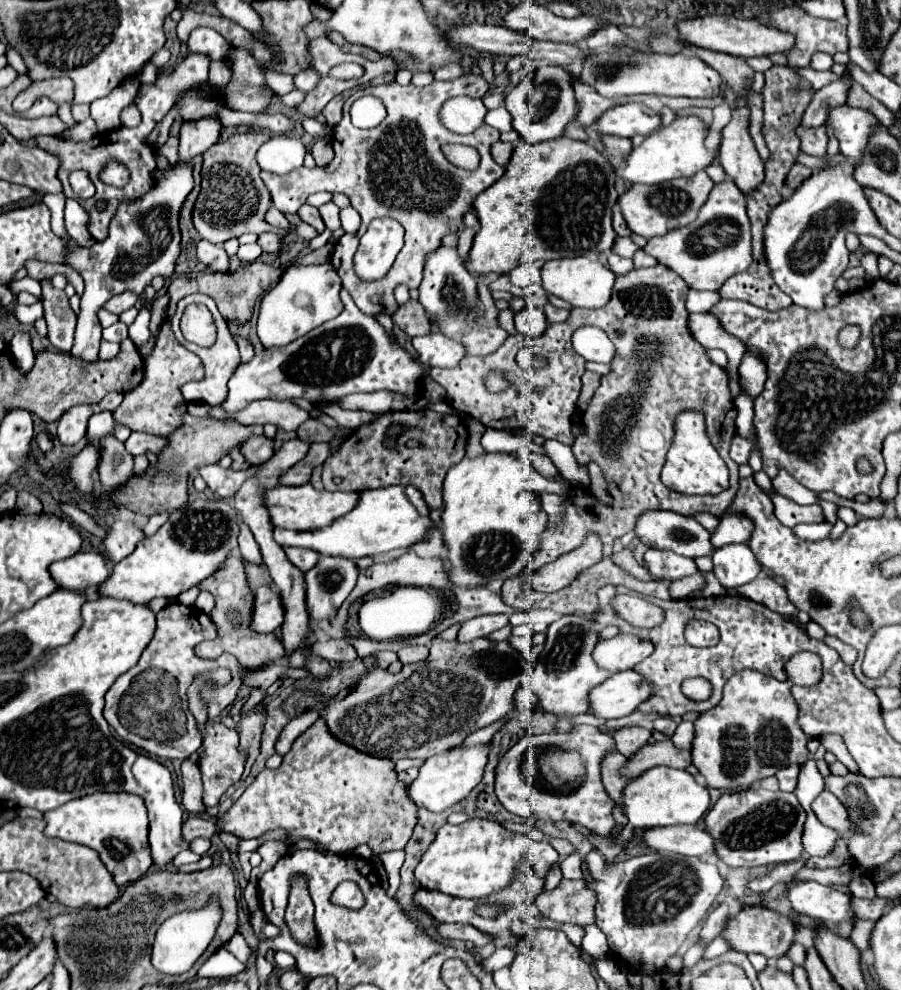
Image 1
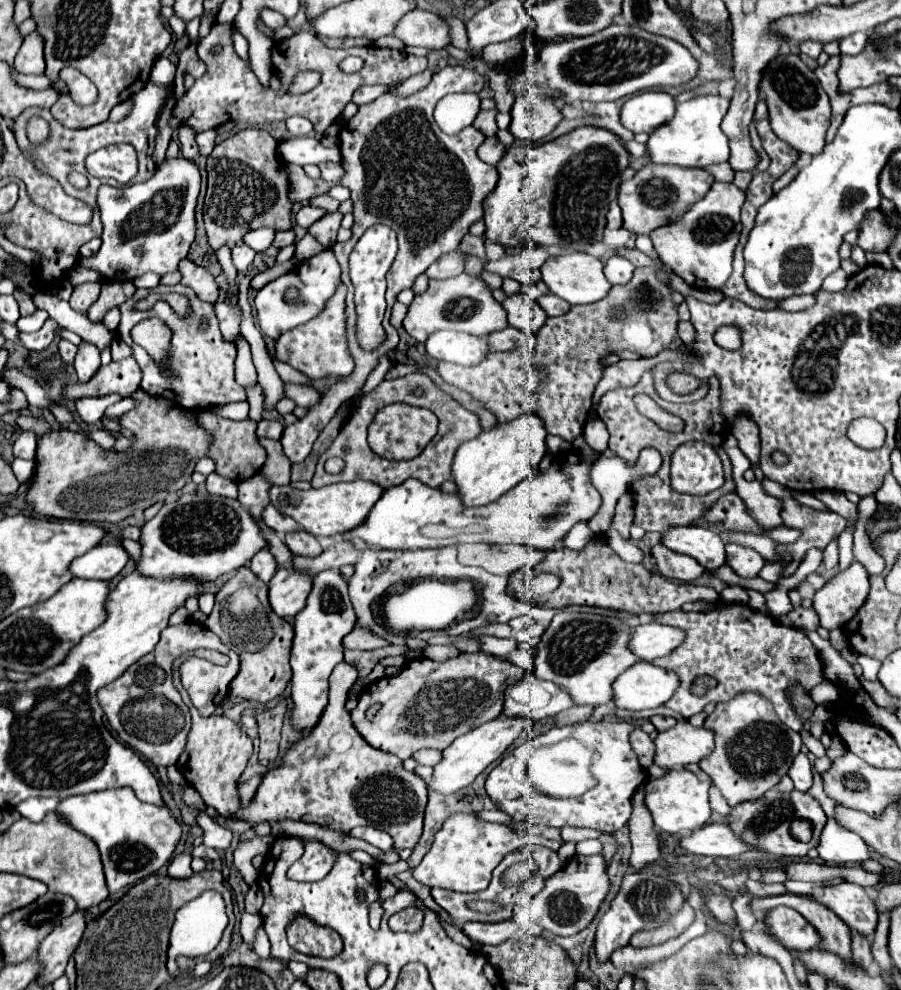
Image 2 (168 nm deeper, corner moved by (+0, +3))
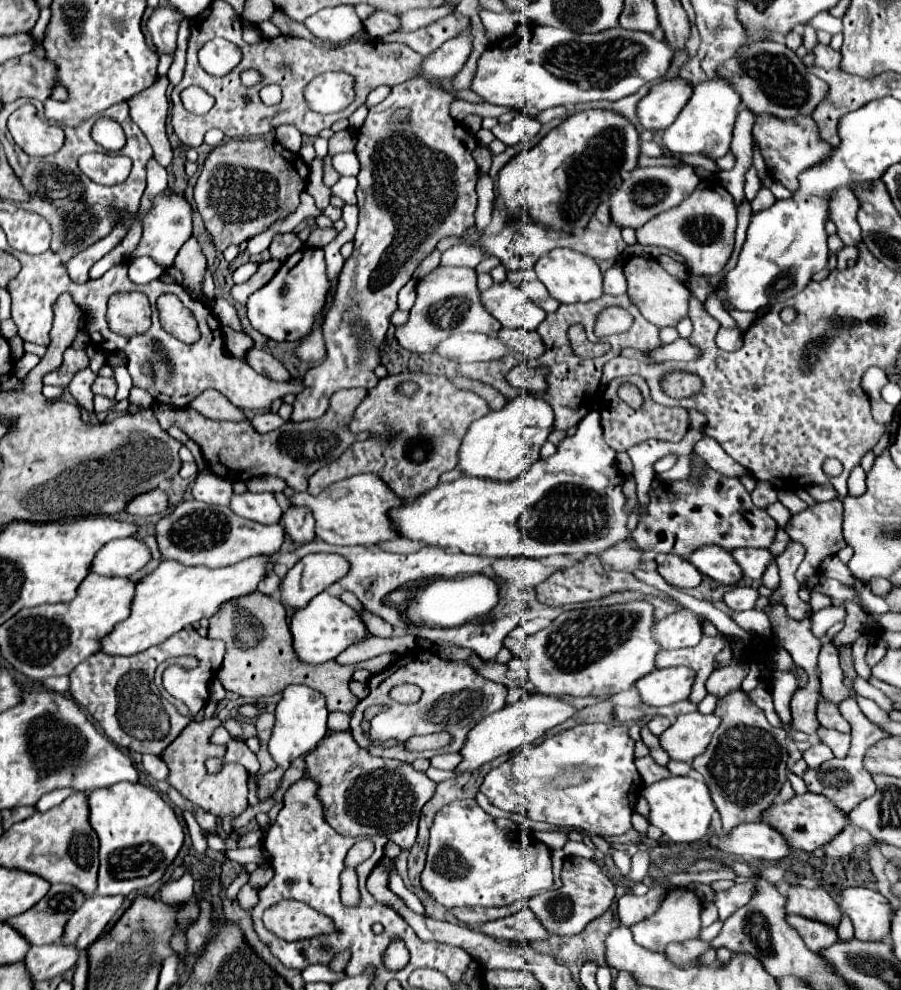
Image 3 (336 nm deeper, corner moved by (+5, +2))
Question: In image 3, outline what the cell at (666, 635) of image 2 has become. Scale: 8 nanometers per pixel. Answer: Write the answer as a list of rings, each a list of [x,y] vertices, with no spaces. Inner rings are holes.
[[[677,610],[653,624],[651,634],[663,650],[675,650],[685,646],[695,646],[701,640],[701,622],[703,618],[691,610]]]

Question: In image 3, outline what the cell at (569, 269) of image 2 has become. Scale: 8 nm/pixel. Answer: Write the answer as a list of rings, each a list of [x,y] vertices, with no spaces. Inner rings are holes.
[[[555,248],[547,256],[541,256],[535,264],[537,278],[545,284],[549,294],[559,300],[561,304],[577,304],[577,302],[591,302],[603,296],[603,276],[597,262],[589,256],[567,248]]]

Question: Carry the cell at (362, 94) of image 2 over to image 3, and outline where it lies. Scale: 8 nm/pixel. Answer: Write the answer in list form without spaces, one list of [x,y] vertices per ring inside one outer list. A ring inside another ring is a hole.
[[[363,104],[349,117],[349,128],[351,129],[351,131],[359,130],[367,114],[368,108],[365,104]]]

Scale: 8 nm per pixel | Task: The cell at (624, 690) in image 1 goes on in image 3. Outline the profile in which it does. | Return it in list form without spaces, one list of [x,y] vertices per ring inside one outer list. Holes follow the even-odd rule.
[[[659,668],[635,682],[641,702],[647,706],[669,706],[689,696],[695,672],[691,668]]]

